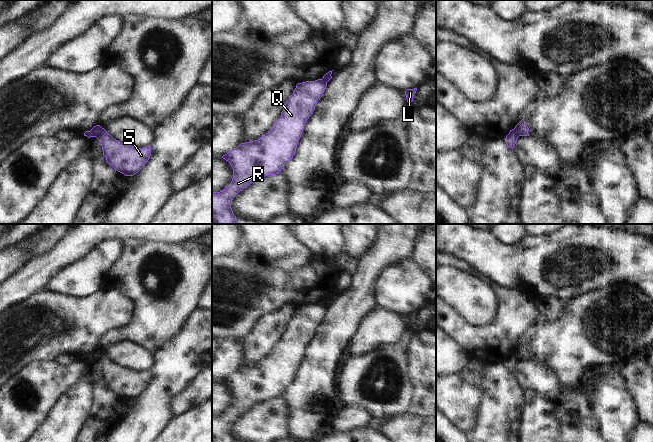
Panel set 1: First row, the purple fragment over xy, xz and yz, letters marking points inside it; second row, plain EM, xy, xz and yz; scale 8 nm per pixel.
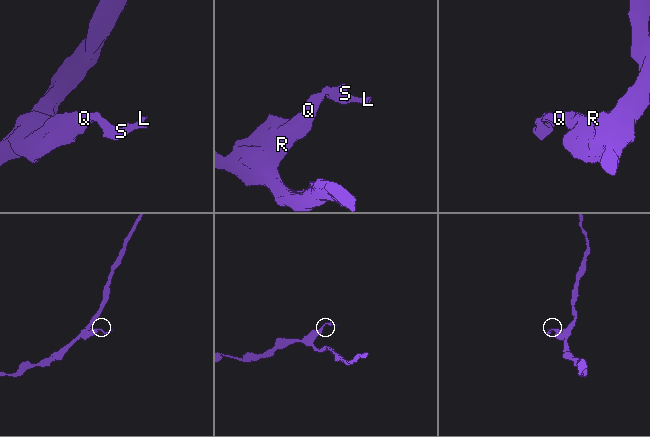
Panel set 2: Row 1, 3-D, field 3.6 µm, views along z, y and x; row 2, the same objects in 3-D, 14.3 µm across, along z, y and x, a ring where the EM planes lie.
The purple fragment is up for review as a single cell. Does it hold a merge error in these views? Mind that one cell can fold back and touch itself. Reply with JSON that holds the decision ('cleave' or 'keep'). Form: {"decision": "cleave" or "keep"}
{"decision": "cleave"}

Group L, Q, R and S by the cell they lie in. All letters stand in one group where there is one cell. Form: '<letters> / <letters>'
L S / Q R

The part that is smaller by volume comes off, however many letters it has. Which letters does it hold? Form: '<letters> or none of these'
L, S

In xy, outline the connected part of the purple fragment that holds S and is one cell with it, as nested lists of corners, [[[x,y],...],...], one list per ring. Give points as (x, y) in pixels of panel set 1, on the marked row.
[[[104,128],[96,138],[100,141],[103,156],[115,170],[125,176],[133,176],[147,163],[151,156],[151,146],[136,148],[114,139]]]

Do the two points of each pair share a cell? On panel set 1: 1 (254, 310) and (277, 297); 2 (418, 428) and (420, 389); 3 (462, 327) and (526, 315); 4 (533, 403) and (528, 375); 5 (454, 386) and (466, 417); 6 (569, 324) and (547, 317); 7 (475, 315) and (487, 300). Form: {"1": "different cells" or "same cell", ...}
{"1": "same cell", "2": "different cells", "3": "same cell", "4": "different cells", "5": "same cell", "6": "different cells", "7": "same cell"}

